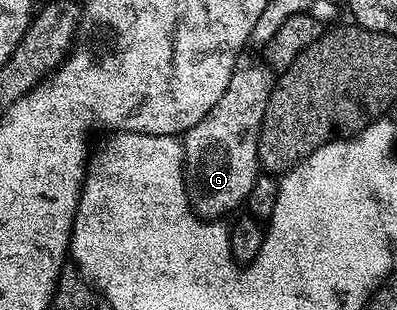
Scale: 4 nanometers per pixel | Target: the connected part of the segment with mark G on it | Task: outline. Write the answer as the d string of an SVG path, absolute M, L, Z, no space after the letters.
M264 65L238 66L215 105L183 136L183 170L189 206L202 220L217 221L248 200L259 174L257 142L261 122L275 82L274 72Z

